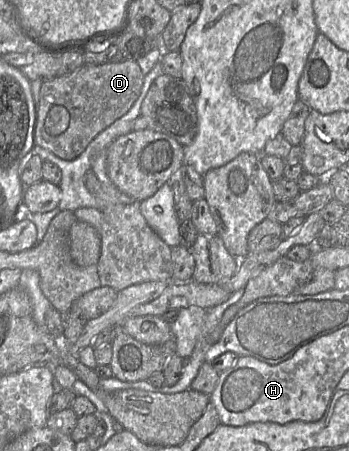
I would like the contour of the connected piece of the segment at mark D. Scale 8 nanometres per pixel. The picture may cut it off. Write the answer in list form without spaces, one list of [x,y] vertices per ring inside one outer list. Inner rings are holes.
[[[137,61],[85,64],[74,72],[43,81],[35,127],[35,145],[65,160],[81,155],[91,141],[125,115],[138,99],[145,75]]]

